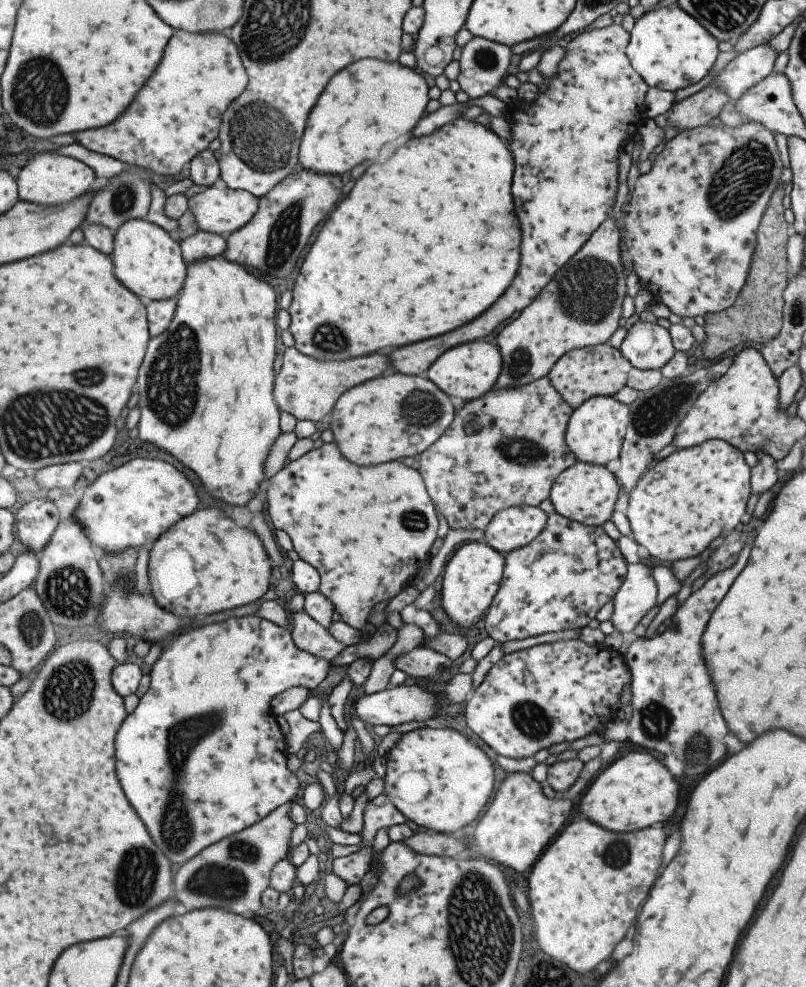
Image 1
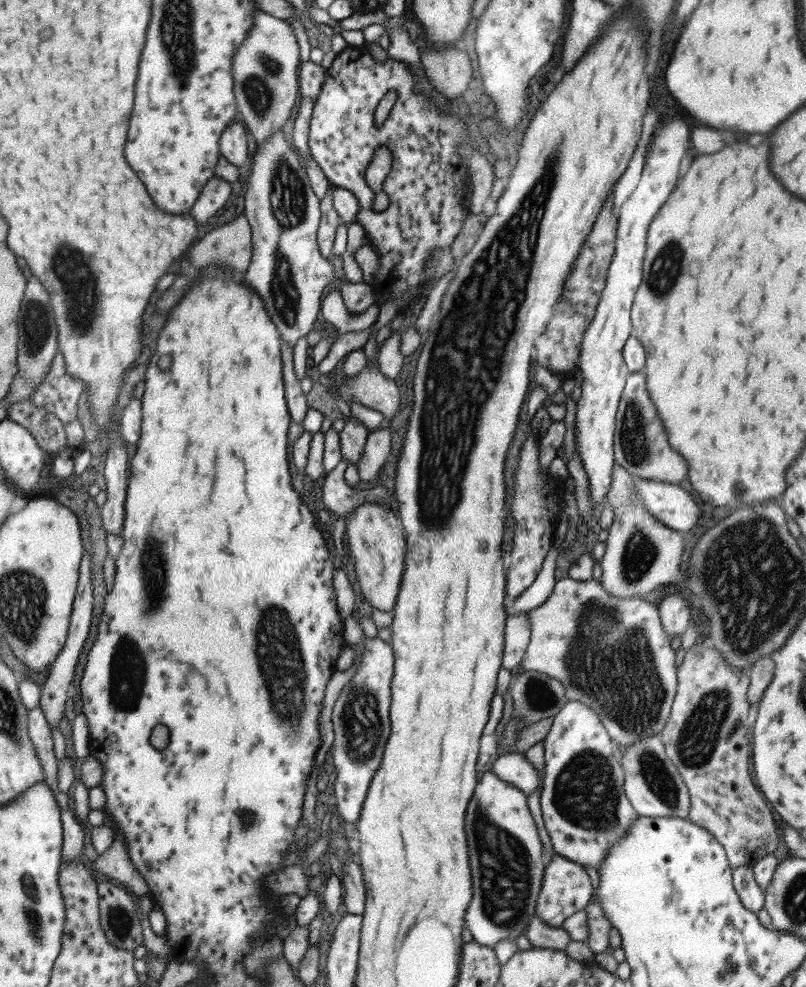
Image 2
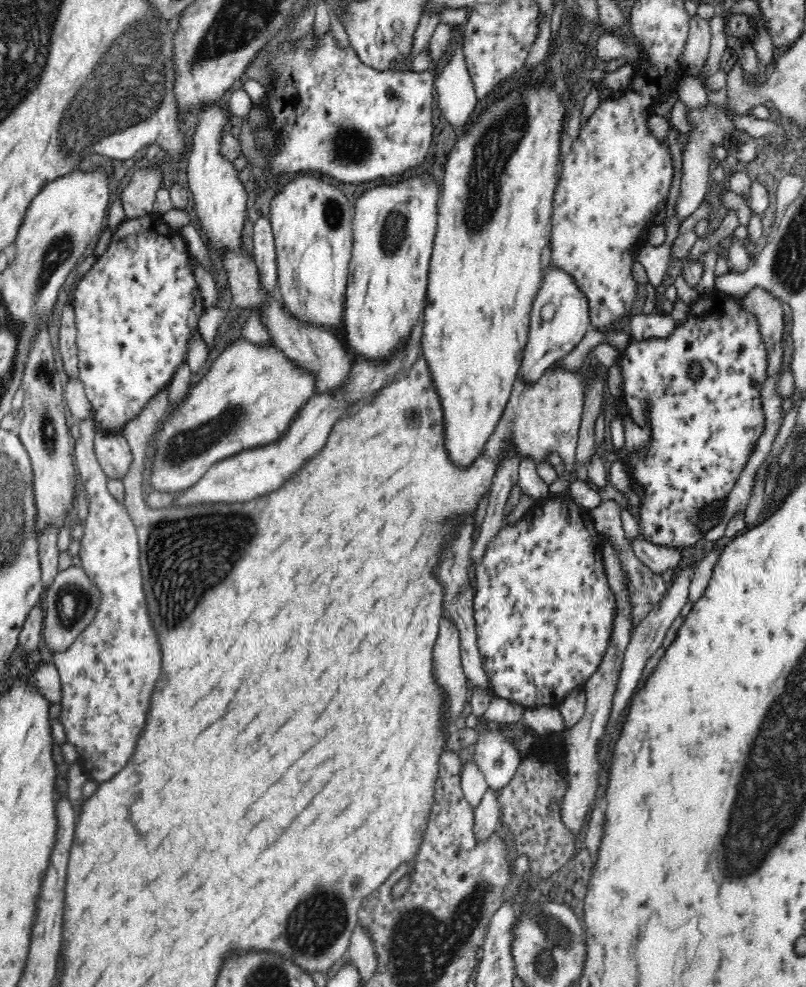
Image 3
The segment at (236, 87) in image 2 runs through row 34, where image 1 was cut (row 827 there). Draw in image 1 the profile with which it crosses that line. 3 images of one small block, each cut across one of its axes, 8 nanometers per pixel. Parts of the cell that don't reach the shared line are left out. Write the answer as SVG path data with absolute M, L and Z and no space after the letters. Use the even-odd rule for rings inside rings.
M284 802L251 826L206 846L184 862L173 880L174 900L183 904L187 911L220 908L246 919L263 913L259 898L268 886L271 869L276 862L287 858L291 849L289 834L296 825L289 818L291 805L291 802Z

